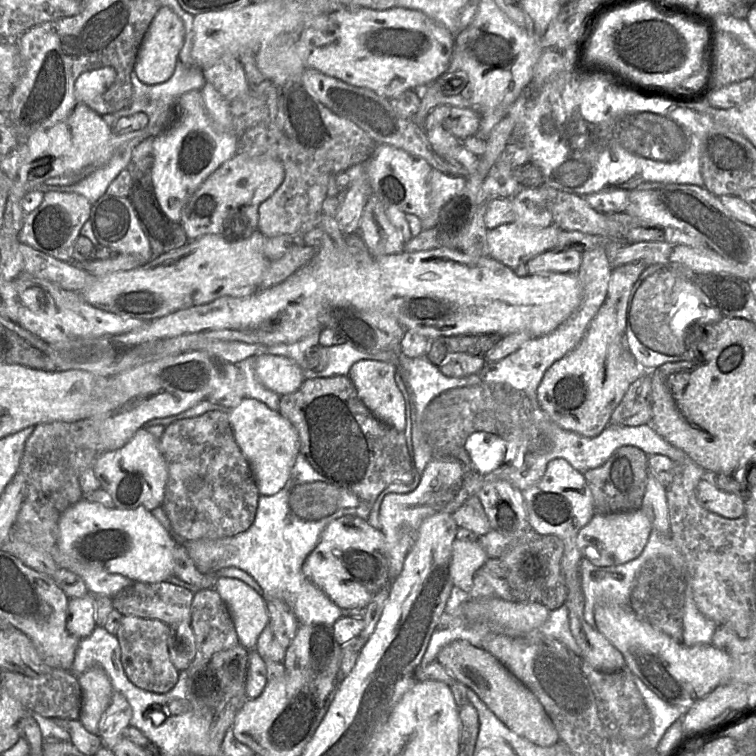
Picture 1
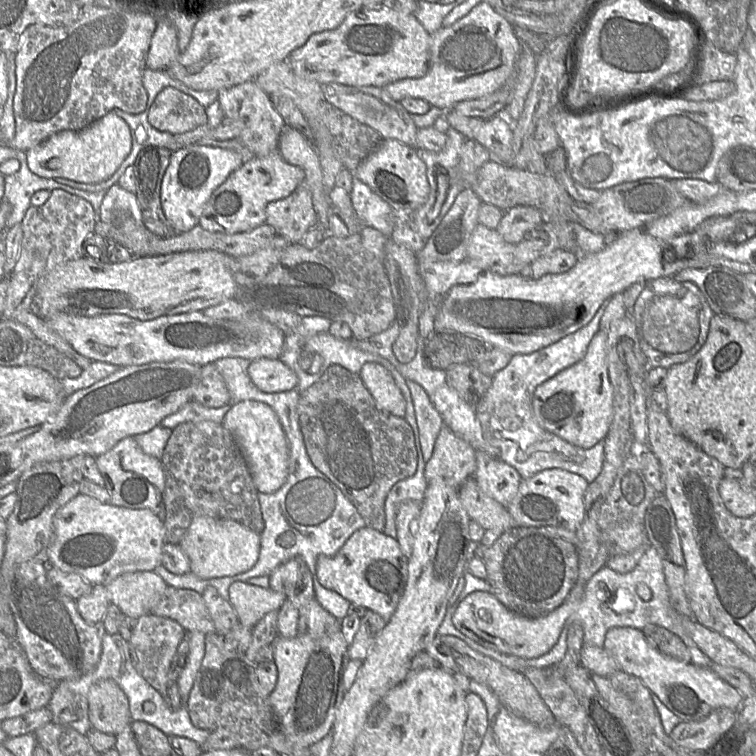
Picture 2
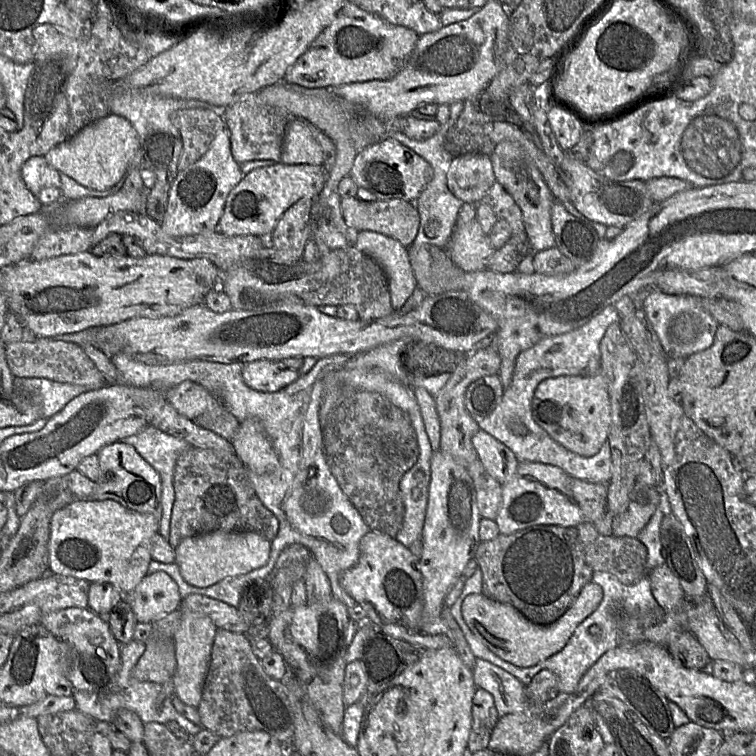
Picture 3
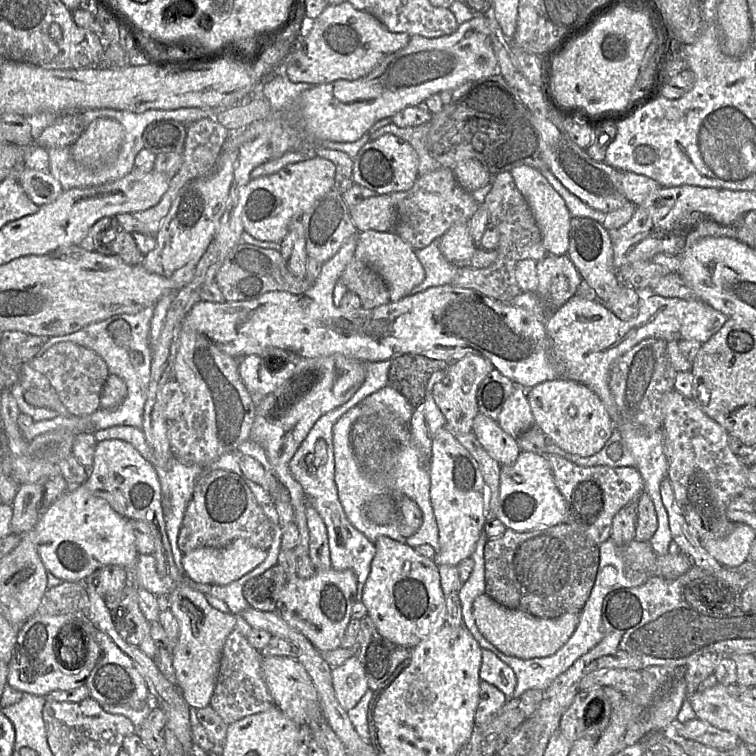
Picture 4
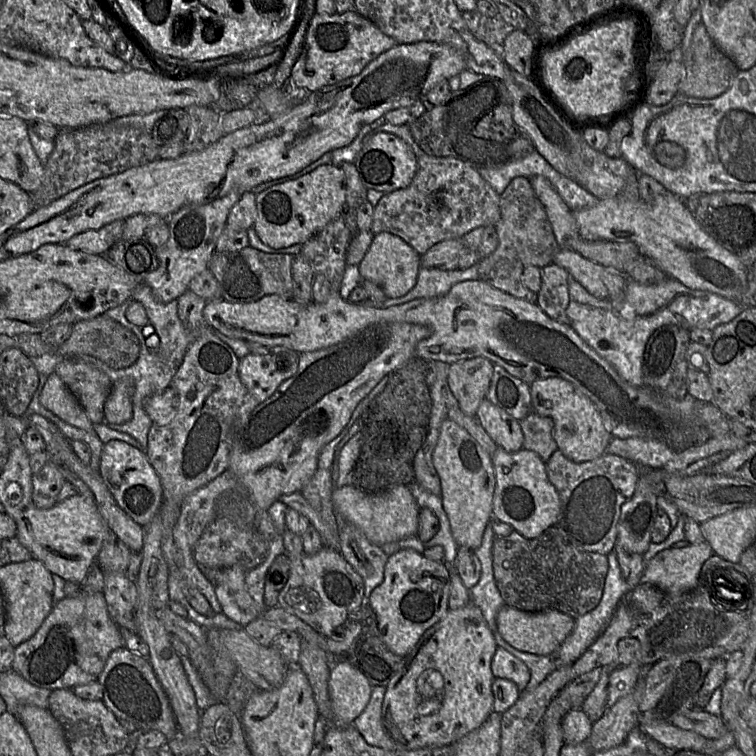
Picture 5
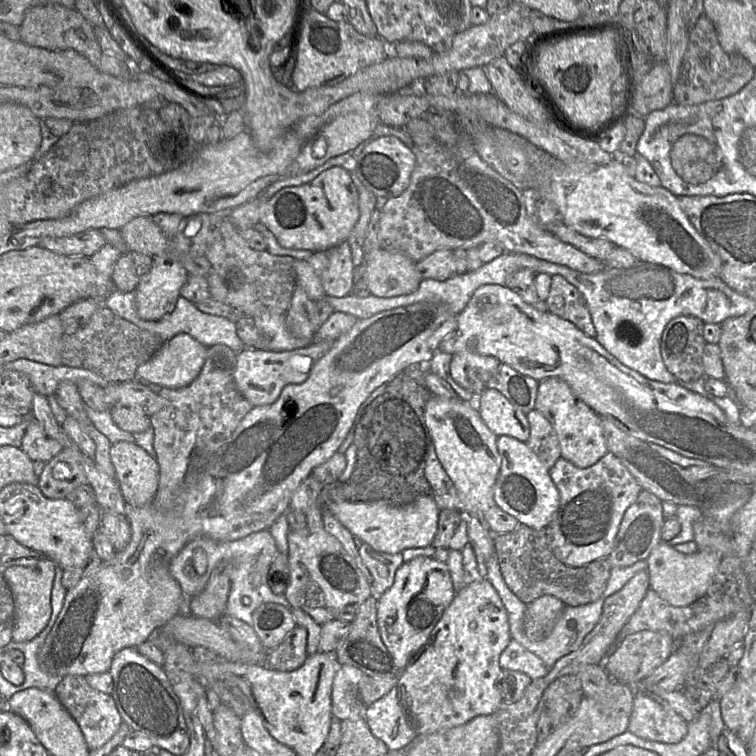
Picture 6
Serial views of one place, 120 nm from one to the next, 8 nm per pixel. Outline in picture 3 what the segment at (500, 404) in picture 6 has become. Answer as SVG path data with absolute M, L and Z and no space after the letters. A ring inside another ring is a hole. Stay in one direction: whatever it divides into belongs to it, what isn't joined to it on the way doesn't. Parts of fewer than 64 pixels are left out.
M481 429L474 435L472 441L478 459L501 485L514 477L519 461L506 445Z

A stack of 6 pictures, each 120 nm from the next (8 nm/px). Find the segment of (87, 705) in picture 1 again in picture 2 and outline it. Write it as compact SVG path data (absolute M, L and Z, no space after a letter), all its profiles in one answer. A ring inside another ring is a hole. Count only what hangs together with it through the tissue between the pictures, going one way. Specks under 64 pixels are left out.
M112 679L100 680L90 687L88 705L94 730L116 736L133 721L126 696Z

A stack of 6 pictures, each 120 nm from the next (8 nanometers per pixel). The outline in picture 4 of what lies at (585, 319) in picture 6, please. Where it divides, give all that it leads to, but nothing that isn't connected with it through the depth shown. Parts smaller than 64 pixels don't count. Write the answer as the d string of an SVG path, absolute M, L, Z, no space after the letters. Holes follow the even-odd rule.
M548 254L536 263L536 293L547 311L552 312L561 308L579 292L582 278L567 254Z

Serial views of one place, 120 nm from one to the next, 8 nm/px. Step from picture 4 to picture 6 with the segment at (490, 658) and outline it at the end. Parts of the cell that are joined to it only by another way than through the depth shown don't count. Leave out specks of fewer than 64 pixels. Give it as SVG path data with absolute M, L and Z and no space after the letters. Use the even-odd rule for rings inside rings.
M513 639L501 653L499 665L501 669L524 673L532 681L545 676L550 670L540 658Z

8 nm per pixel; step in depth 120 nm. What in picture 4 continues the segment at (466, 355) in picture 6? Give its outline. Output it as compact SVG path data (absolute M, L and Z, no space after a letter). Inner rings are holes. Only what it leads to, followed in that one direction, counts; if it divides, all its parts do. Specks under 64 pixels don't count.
M467 355L459 361L452 362L446 370L445 377L434 386L433 398L445 418L445 426L453 434L472 432L473 421L479 412L476 399L477 390L494 368L493 364L485 357Z

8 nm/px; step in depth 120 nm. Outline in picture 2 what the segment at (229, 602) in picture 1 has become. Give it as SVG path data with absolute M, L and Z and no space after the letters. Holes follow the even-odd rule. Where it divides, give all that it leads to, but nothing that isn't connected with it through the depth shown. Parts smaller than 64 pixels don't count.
M236 581L229 586L229 602L240 625L253 628L268 612L279 610L286 596L270 588Z

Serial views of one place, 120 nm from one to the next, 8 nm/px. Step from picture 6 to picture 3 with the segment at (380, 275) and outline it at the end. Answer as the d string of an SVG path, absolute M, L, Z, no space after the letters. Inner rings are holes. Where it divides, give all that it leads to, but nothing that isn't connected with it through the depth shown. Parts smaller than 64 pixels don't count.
M369 230L358 232L355 247L382 266L389 280L392 307L400 310L417 287L408 247L392 237Z

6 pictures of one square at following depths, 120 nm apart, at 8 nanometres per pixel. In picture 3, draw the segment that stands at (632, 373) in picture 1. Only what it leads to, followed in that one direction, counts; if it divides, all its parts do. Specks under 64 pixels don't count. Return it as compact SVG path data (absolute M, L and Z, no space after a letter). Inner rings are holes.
M599 372L593 376L558 376L543 380L532 399L535 422L568 450L590 457L607 441L611 425L611 406L607 383Z

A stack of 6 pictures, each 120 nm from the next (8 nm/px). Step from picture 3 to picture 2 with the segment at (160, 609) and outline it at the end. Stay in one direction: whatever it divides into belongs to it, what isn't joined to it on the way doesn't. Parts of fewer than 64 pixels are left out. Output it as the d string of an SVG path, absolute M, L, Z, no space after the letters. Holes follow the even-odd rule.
M155 571L124 573L105 588L111 603L133 619L151 614L165 593L168 584Z

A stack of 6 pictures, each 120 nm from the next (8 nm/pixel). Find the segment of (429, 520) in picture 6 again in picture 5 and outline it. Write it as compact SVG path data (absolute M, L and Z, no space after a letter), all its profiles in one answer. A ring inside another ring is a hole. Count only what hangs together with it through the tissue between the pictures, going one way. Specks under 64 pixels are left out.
M345 485L333 490L331 500L336 514L356 526L380 548L383 544L417 535L421 508L406 485L396 485L375 493Z

